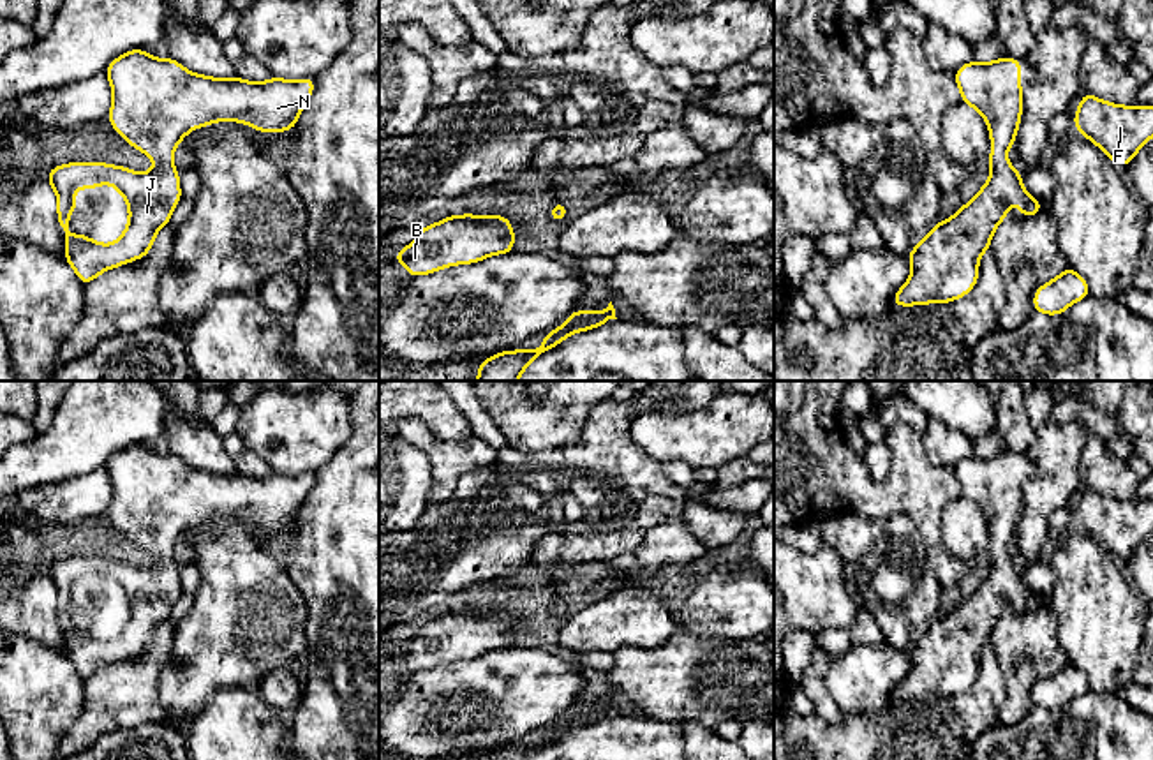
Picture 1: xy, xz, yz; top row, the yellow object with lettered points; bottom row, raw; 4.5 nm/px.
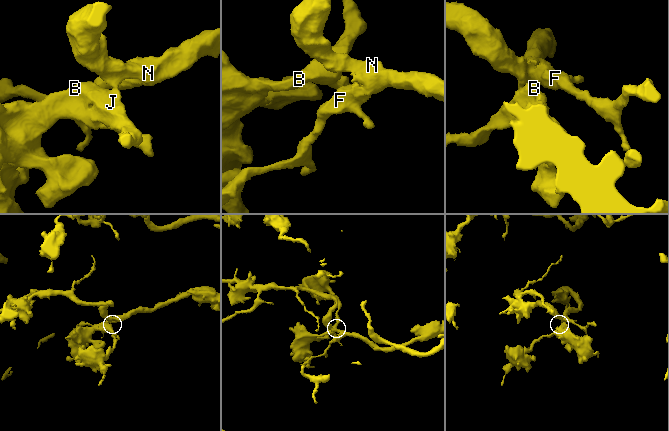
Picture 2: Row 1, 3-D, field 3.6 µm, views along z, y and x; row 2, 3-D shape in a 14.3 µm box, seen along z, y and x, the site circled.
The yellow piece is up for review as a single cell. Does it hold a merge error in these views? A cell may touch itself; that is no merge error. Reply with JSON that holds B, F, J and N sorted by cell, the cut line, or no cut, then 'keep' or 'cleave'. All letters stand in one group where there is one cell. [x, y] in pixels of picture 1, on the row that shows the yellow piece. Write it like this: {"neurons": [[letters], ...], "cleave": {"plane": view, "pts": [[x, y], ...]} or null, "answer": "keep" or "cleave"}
{"neurons": [["B", "F", "J", "N"]], "cleave": null, "answer": "keep"}

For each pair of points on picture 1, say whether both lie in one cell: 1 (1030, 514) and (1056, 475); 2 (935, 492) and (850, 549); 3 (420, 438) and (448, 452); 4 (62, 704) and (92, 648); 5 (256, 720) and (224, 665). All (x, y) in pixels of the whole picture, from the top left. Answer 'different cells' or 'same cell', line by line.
1: same cell
2: different cells
3: same cell
4: different cells
5: different cells

